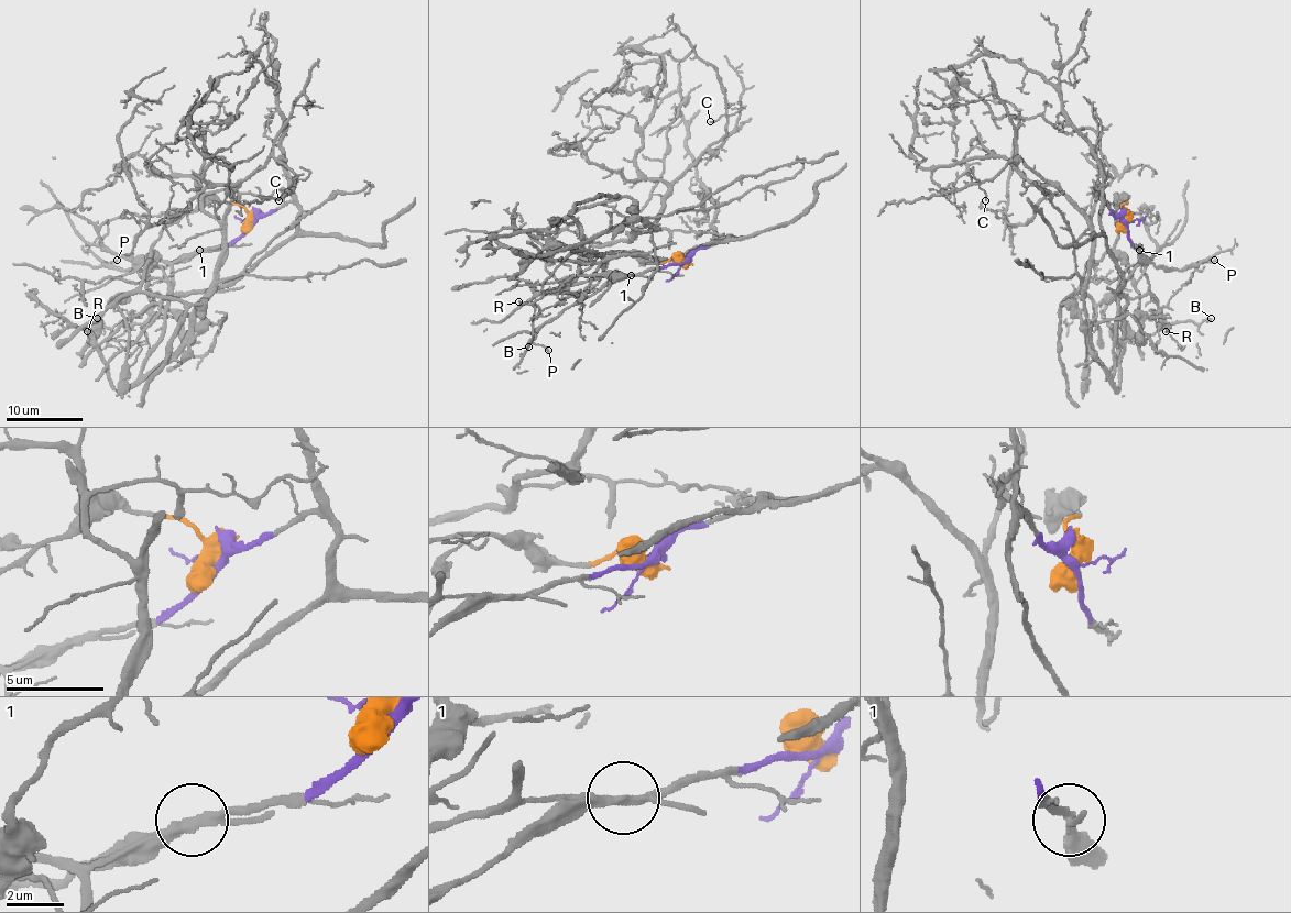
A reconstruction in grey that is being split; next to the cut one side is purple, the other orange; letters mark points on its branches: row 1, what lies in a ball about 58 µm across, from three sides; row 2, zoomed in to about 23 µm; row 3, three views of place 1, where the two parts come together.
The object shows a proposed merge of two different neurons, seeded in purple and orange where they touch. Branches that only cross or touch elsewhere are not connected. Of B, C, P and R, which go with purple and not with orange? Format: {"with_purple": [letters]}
{"with_purple": ["B", "P", "R"]}

